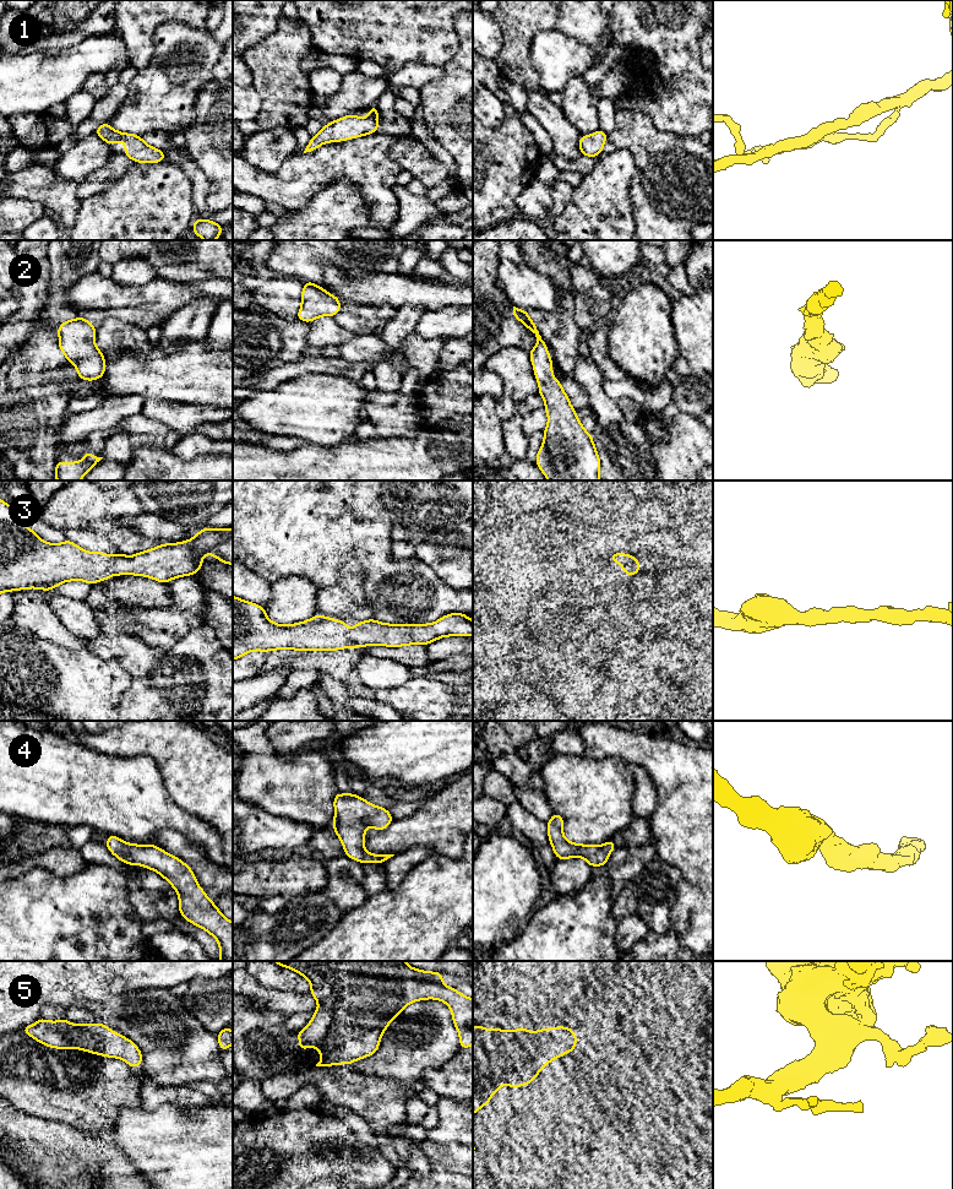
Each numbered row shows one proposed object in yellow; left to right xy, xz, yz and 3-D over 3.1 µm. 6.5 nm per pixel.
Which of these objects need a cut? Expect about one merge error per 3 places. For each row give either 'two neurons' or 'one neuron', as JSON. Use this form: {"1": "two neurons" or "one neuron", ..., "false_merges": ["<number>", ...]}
{"1": "one neuron", "2": "one neuron", "3": "one neuron", "4": "one neuron", "5": "one neuron", "false_merges": []}

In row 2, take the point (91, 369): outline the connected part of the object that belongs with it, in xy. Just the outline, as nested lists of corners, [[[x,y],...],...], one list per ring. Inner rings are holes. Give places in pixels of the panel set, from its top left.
[[[80,316],[58,327],[59,347],[69,363],[73,363],[80,379],[97,380],[105,373],[105,357],[96,347],[96,327]]]

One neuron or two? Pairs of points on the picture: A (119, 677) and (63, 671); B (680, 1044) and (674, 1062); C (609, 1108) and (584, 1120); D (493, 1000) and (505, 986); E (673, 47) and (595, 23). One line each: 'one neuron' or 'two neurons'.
A: one neuron
B: one neuron
C: one neuron
D: two neurons
E: two neurons

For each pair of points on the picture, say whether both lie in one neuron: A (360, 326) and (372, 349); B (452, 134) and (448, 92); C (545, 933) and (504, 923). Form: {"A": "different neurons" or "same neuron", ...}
{"A": "different neurons", "B": "same neuron", "C": "different neurons"}

